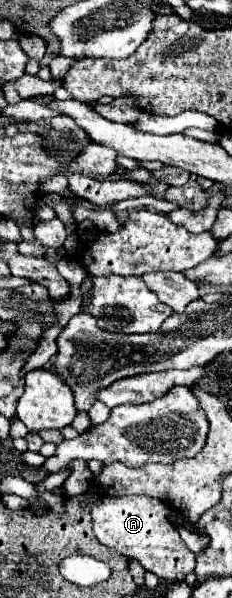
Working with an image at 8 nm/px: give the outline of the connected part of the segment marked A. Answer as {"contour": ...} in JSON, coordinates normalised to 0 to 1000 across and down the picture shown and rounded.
{"contour":[[[534,829],[534,833],[440,833],[440,843],[422,843],[397,856],[397,873],[405,873],[405,893],[414,900],[509,920],[517,926],[595,936],[638,957],[672,960],[690,970],[793,970],[828,953],[836,953],[836,923],[810,920],[793,903],[776,900],[767,886],[724,873],[724,849],[690,836],[664,836],[647,829]]]}

